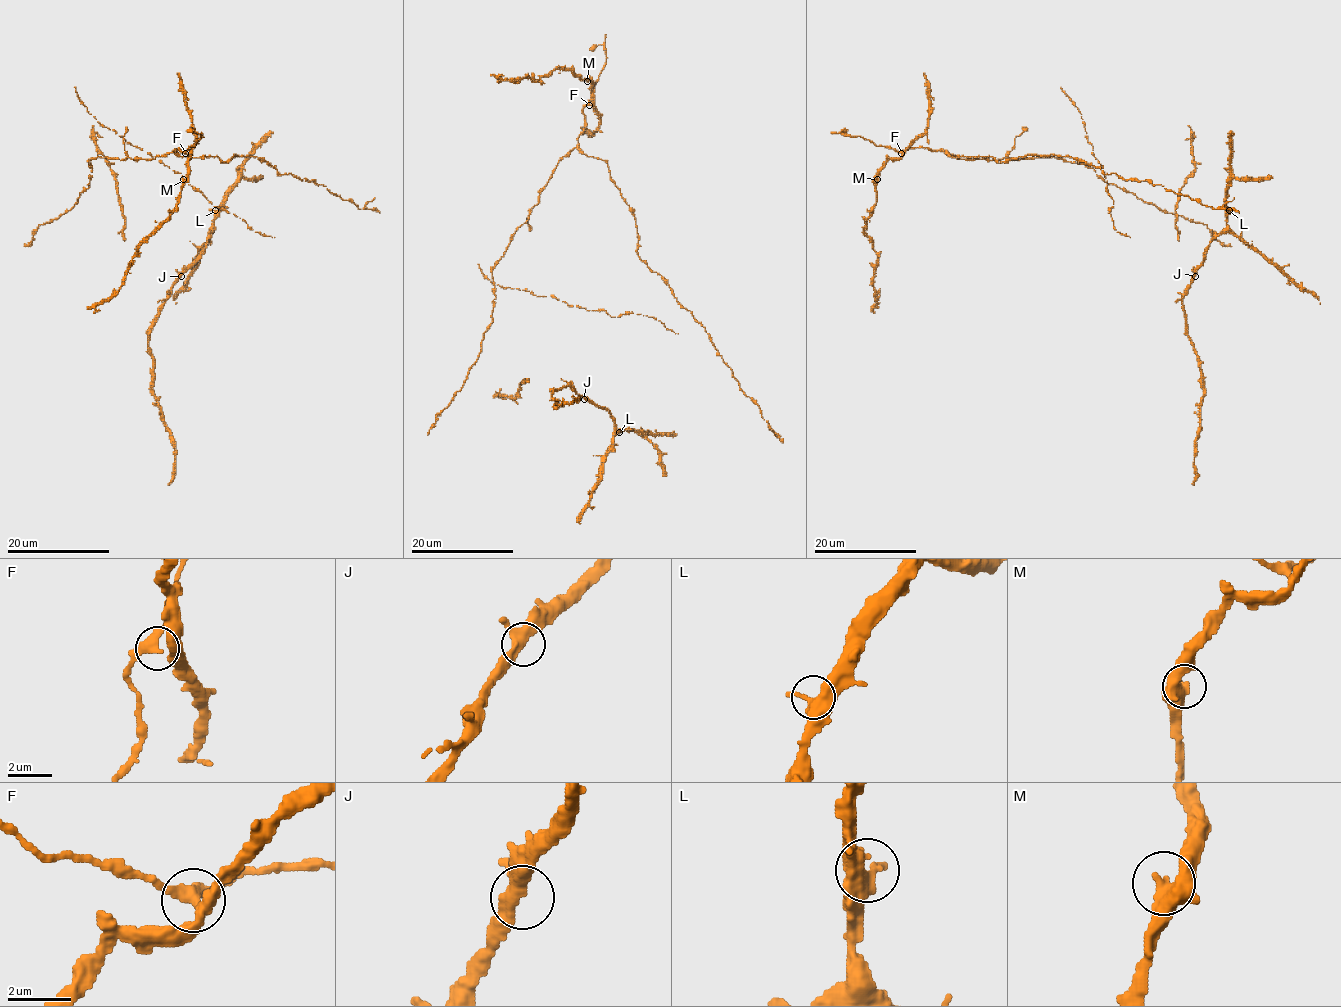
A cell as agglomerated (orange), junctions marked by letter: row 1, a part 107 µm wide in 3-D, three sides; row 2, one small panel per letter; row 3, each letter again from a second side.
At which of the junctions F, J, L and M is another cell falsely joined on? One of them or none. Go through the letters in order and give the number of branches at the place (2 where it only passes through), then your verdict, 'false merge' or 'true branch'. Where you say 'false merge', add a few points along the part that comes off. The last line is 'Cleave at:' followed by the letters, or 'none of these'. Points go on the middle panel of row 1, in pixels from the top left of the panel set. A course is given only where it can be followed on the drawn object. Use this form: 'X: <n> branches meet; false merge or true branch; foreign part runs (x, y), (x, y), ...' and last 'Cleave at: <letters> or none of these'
F: 3 branches meet; true branch
J: 3 branches meet; true branch
L: 3 branches meet; true branch
M: 3 branches meet; true branch
Cleave at: none of these

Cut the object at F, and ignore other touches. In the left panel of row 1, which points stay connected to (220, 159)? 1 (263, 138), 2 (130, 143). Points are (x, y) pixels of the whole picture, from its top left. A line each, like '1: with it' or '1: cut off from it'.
1: cut off from it
2: cut off from it

